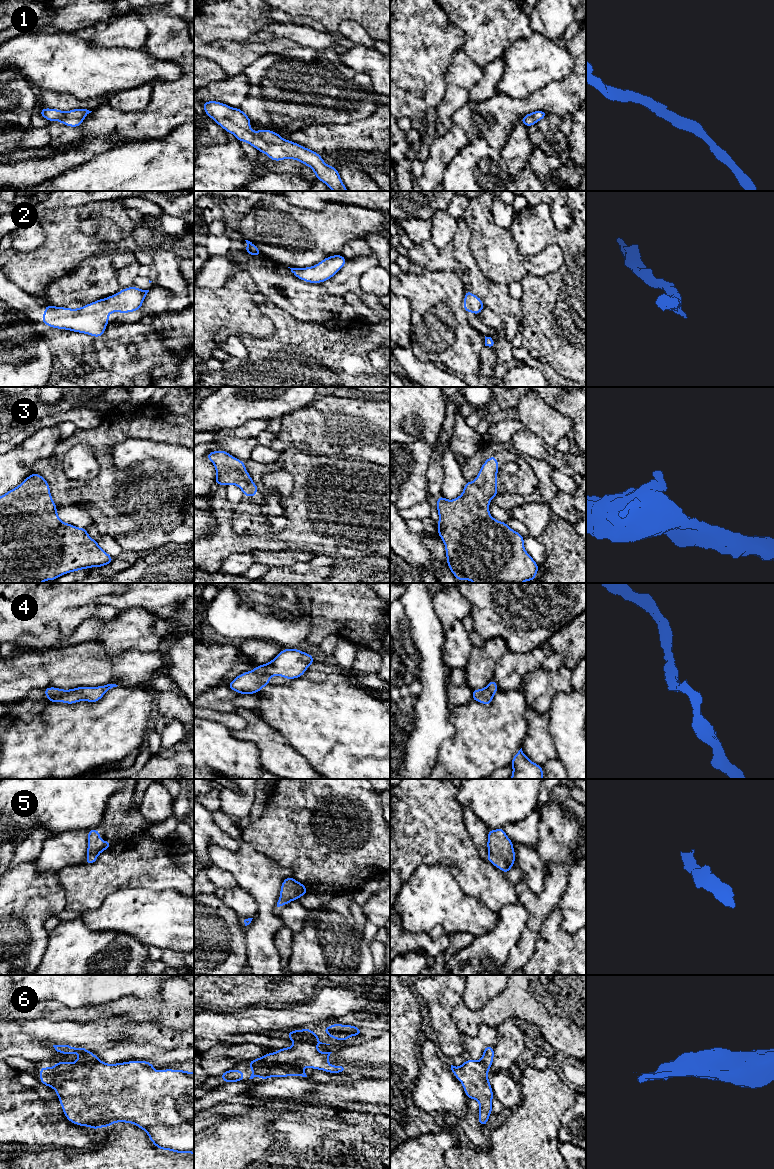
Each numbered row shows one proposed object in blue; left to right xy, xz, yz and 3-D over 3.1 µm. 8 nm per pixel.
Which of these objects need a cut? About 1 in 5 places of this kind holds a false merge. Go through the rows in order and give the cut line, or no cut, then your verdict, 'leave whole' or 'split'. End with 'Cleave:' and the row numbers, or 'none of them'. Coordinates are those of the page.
1: cut none; leave whole
2: cut none; leave whole
3: cut none; leave whole
4: cut none; leave whole
5: cut none; leave whole
6: cut none; leave whole
Cleave: none of them

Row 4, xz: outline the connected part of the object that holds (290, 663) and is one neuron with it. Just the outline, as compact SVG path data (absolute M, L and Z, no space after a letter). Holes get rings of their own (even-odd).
M283 648L273 660L238 675L227 686L239 694L258 693L269 685L272 676L282 676L287 680L299 678L314 662L313 656L306 652Z

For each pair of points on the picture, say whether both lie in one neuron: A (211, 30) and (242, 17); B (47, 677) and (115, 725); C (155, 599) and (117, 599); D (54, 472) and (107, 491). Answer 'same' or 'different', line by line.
A: same
B: different
C: same
D: same

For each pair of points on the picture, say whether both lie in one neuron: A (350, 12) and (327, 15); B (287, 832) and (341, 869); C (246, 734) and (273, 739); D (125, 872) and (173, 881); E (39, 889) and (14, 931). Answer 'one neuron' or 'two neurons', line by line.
A: one neuron
B: one neuron
C: one neuron
D: one neuron
E: one neuron

